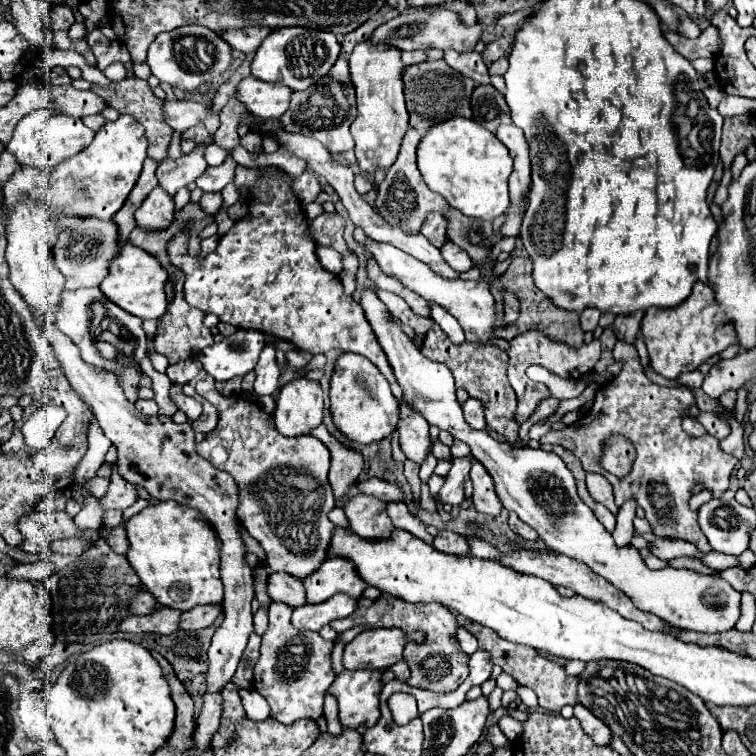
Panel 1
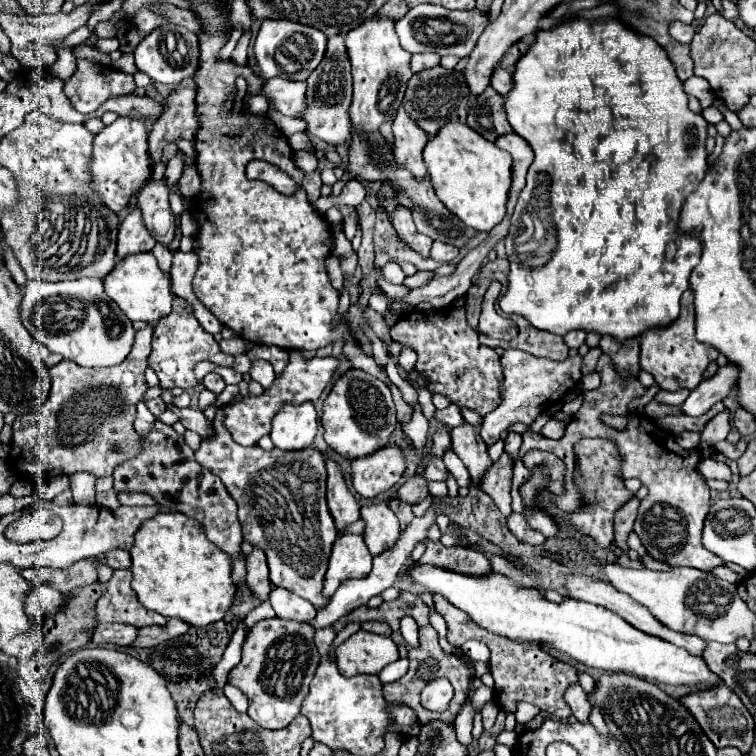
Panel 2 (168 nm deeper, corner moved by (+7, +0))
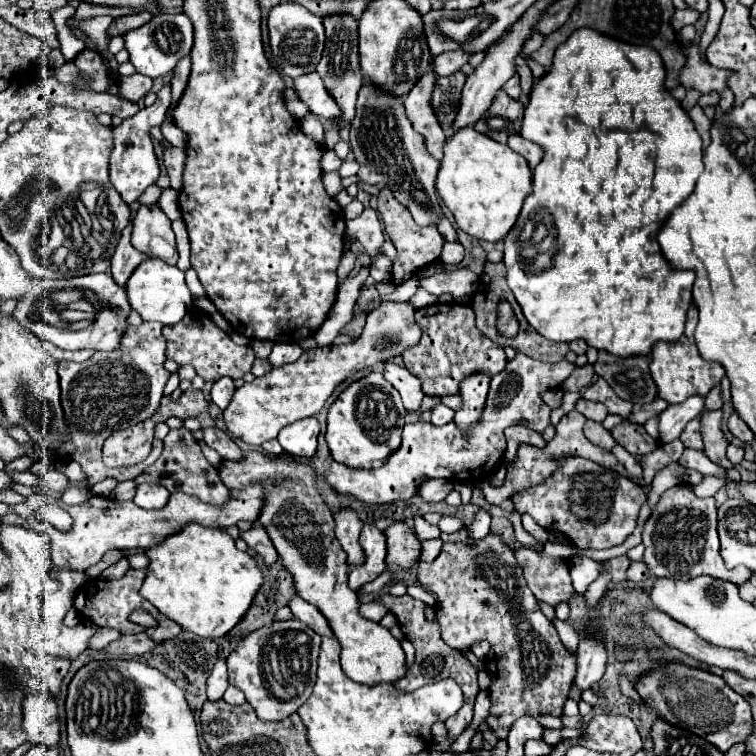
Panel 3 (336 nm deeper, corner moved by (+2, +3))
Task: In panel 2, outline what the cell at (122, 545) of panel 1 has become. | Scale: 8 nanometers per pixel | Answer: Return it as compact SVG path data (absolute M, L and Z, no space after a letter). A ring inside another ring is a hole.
M116 548L116 550L110 550L106 556L108 556L108 566L114 568L114 570L118 570L118 568L128 570L128 568L132 566L132 564L130 564L130 554L128 554L126 550Z

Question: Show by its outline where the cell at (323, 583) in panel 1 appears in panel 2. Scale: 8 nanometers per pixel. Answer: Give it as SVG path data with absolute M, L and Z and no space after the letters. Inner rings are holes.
M346 534L334 542L322 594L332 596L344 580L364 578L370 570L372 554L368 552L364 538L356 534Z

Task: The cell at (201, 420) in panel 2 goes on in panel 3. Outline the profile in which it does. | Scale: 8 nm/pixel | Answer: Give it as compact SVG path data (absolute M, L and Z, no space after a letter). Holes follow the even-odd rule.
M203 427L203 441L215 449L223 459L231 459L231 461L239 461L243 457L243 451L237 447L237 443L219 427Z

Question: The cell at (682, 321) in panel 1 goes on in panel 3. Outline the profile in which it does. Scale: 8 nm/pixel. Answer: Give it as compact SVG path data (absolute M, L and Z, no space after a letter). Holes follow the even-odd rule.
M683 335L679 341L673 343L659 341L653 345L651 351L651 377L659 389L659 397L663 397L669 403L681 403L691 395L707 395L711 387L717 385L717 379L709 379L711 365L719 365L719 363L709 363L701 359L697 345L687 335Z

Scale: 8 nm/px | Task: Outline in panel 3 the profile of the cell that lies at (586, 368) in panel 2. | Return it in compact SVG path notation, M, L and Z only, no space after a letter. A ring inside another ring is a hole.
M583 365L583 367L575 367L575 371L571 373L571 377L563 383L565 391L583 391L583 387L591 385L593 381L593 375L595 375L595 369L593 365Z

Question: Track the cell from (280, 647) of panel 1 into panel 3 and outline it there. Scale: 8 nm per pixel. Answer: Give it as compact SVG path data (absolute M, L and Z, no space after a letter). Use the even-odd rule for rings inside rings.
M299 619L271 621L239 641L227 657L229 683L239 687L261 721L283 721L303 705L315 685L321 637Z

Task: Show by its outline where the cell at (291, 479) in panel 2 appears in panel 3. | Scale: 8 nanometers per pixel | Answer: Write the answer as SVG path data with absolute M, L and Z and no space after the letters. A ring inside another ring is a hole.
M245 451L245 461L221 461L219 477L229 489L245 489L249 485L261 485L261 481L273 481L273 485L265 489L267 499L257 523L269 533L279 559L283 561L283 569L293 577L297 595L313 603L339 637L343 647L341 667L345 675L365 685L401 679L405 675L405 653L401 643L389 629L367 621L357 613L357 593L347 587L347 555L335 537L333 515L317 489L315 469L287 455L271 459L259 451Z

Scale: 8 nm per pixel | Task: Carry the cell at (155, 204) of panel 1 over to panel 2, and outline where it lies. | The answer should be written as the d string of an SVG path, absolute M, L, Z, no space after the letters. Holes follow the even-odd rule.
M132 210L120 224L116 256L126 258L130 254L152 252L154 244L156 244L156 240L152 240L152 236L148 236L148 232L144 232L144 224L140 224L140 214L136 210Z

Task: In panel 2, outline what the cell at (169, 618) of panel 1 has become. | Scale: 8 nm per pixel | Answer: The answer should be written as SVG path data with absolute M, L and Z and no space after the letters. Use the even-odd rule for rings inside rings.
M100 624L94 632L94 644L114 644L114 646L128 646L136 640L136 628L128 624Z

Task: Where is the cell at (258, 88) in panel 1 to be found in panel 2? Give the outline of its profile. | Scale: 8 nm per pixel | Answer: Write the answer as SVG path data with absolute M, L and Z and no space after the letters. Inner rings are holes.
M286 78L266 80L262 94L272 100L284 116L302 118L306 110L306 82L294 82Z

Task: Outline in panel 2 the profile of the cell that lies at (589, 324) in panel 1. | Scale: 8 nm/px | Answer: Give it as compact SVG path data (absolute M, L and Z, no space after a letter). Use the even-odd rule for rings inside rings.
M572 330L564 336L564 342L568 348L580 348L584 344L584 338L586 338L586 334L582 330Z

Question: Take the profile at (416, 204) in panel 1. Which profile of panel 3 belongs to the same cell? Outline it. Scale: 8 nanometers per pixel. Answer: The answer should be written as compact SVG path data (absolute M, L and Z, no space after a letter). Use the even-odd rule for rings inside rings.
M429 69L427 75L423 75L415 83L415 87L409 91L409 95L405 99L405 113L407 113L413 129L417 129L417 133L421 133L425 137L425 147L431 153L431 157L441 159L443 157L445 133L439 127L439 121L437 121L433 107L429 103L435 77L437 75Z

